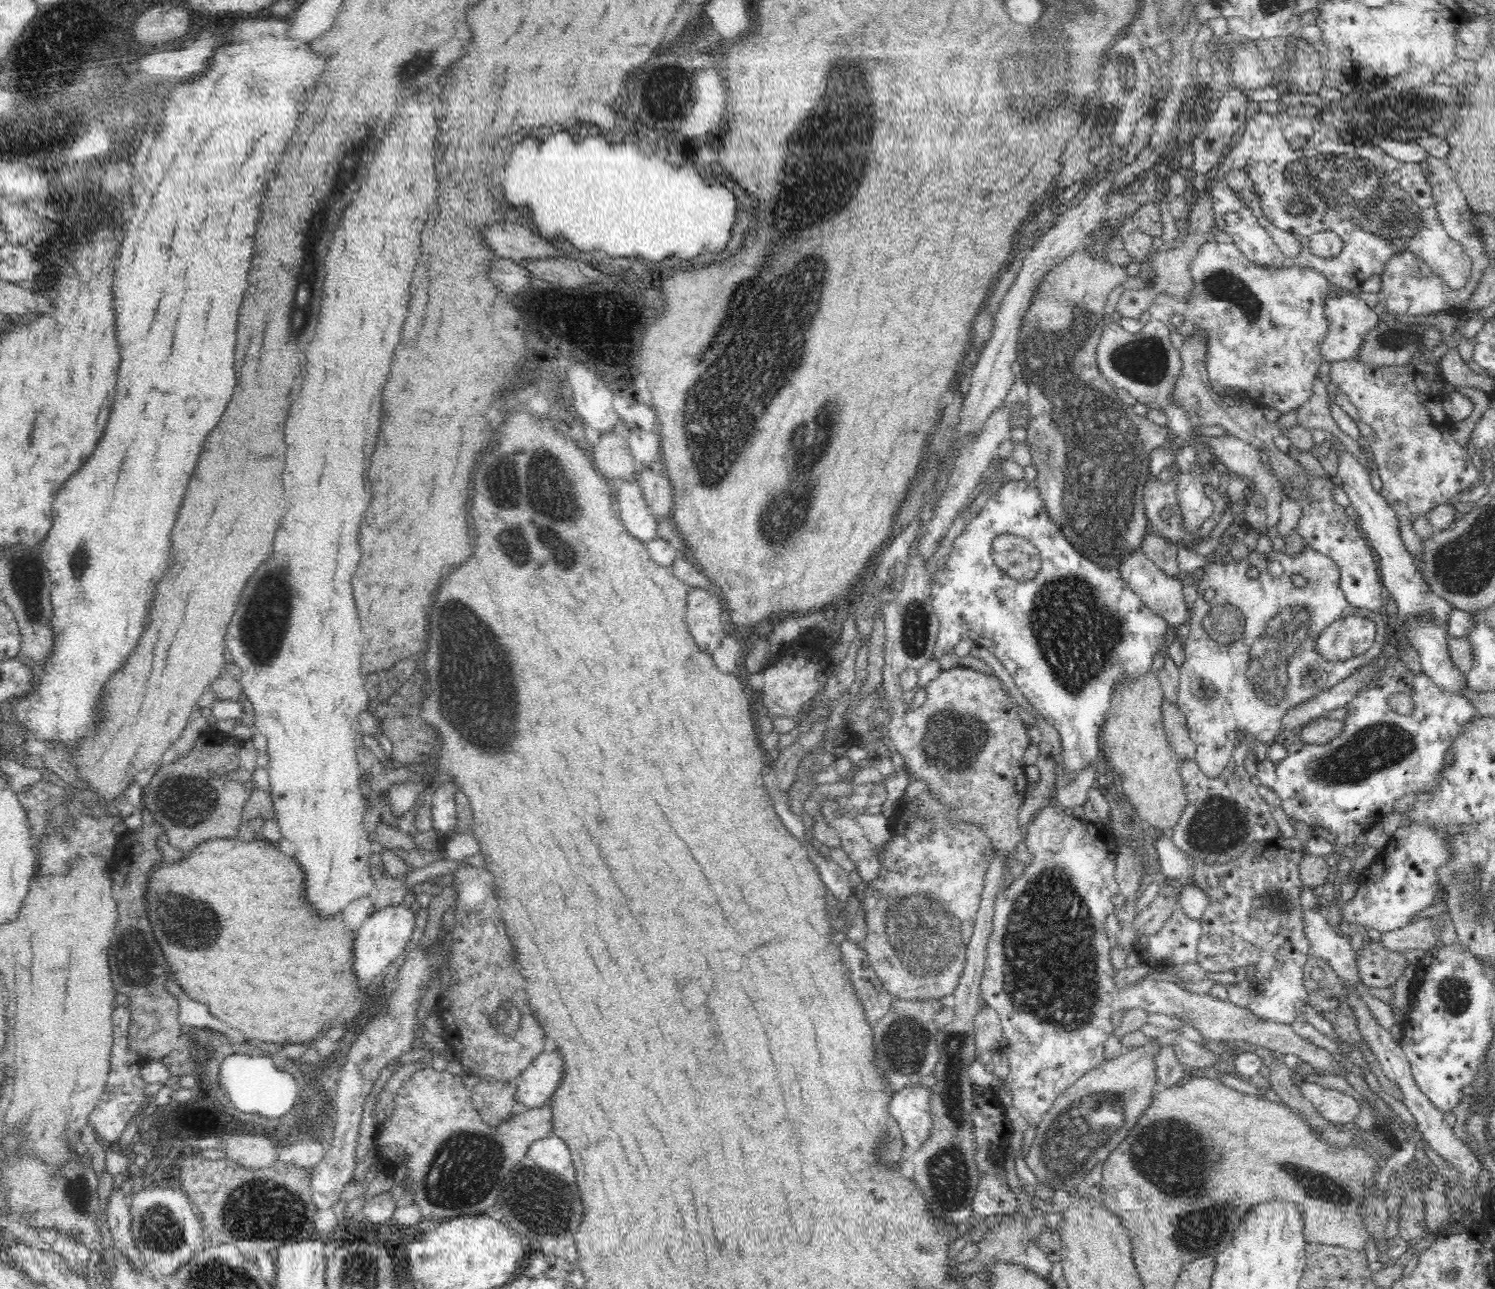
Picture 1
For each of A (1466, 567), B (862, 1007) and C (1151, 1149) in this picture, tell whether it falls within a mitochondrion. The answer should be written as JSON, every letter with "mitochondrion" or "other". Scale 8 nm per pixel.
{"A":"mitochondrion","B":"other","C":"mitochondrion"}

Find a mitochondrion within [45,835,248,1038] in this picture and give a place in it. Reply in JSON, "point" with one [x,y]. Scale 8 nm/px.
{"point":[200,922]}

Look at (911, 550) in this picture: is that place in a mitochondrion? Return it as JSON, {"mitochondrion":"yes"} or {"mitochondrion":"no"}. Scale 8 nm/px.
{"mitochondrion":"no"}

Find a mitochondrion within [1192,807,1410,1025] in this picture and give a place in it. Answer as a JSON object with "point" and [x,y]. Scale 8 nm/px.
{"point":[1276,904]}

